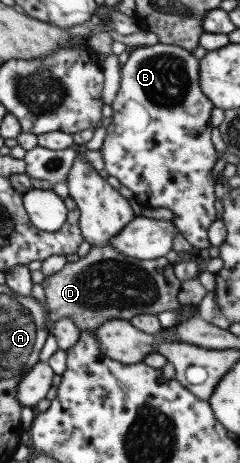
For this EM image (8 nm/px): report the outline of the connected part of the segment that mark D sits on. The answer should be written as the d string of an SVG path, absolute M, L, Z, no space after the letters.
M92 245L88 254L75 262L66 262L64 268L41 285L46 292L49 319L52 323L72 318L78 329L95 330L112 319L132 319L139 313L157 314L180 307L178 293L181 282L175 277L173 266L166 256L151 260L130 257L110 245Z

